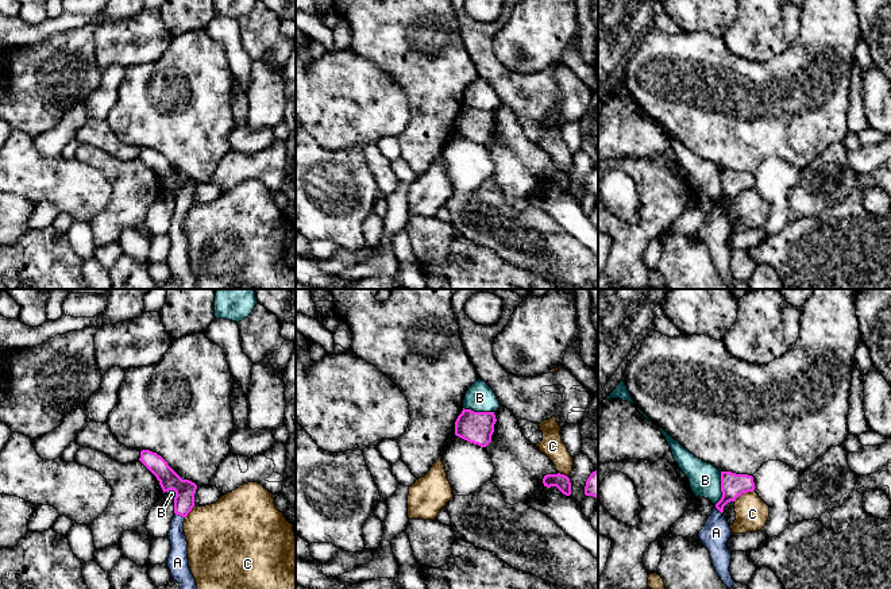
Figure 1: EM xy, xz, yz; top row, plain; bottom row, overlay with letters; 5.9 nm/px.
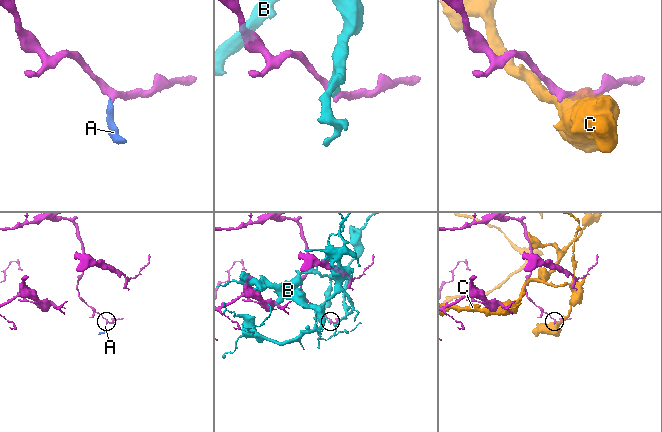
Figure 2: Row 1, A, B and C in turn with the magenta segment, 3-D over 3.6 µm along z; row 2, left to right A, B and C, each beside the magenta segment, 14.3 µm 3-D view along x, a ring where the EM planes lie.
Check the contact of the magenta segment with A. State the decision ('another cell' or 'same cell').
same cell

